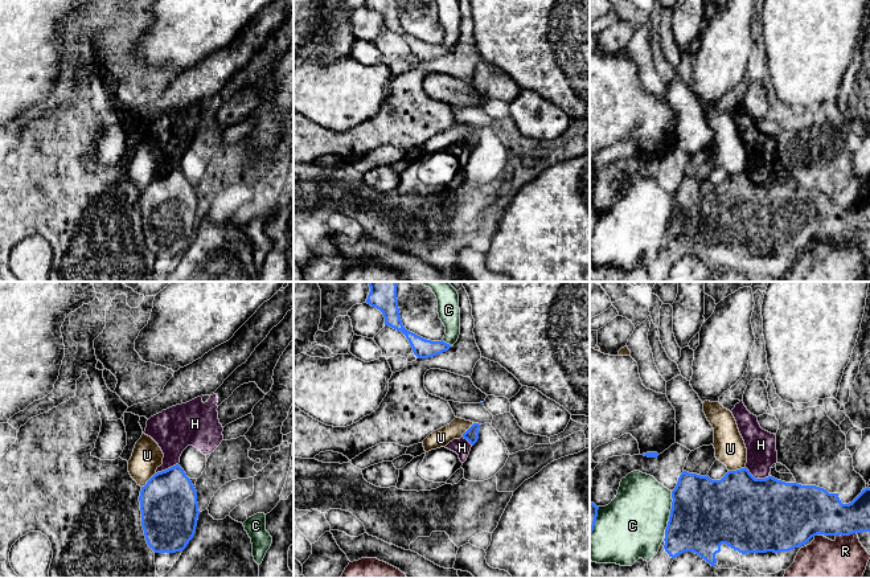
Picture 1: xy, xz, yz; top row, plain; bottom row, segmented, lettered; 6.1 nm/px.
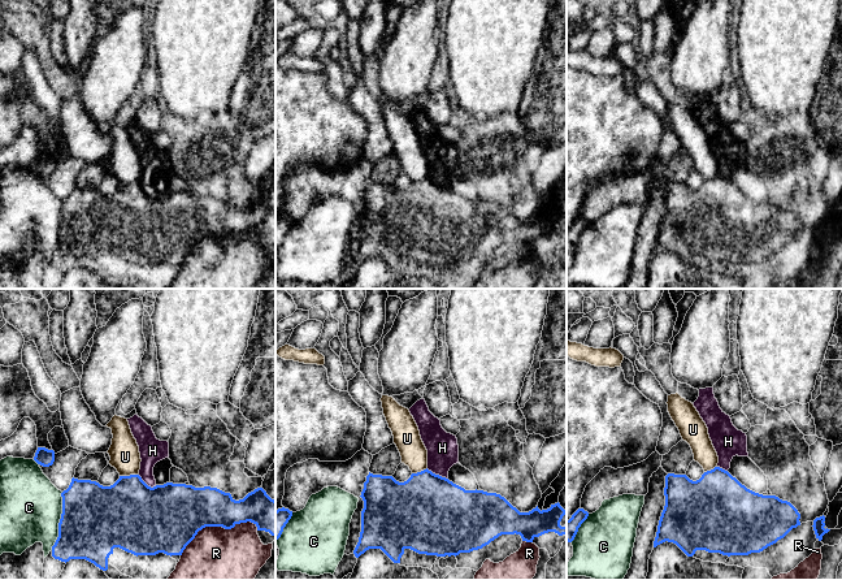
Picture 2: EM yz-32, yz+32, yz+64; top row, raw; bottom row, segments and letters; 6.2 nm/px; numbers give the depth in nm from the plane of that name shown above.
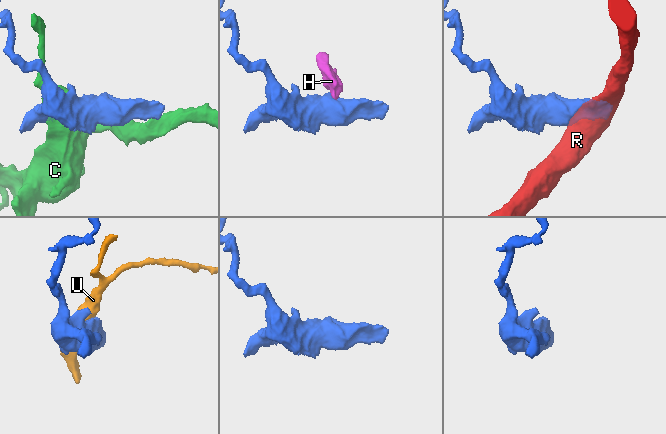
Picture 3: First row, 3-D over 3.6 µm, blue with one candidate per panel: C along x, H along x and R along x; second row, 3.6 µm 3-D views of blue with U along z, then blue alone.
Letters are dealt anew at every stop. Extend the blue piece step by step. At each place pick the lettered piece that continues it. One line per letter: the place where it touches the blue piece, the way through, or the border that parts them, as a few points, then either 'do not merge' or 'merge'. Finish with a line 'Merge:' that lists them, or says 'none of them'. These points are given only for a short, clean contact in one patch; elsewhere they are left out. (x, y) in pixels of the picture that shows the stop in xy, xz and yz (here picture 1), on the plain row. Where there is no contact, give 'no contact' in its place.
C: yz (669, 220) | do not merge
H: yz (756, 183) | along yz (745, 171), (755, 181), (768, 180) | do not merge
R: yz (846, 238) | do not merge
U: yz (737, 173) | do not merge
Merge: none of them

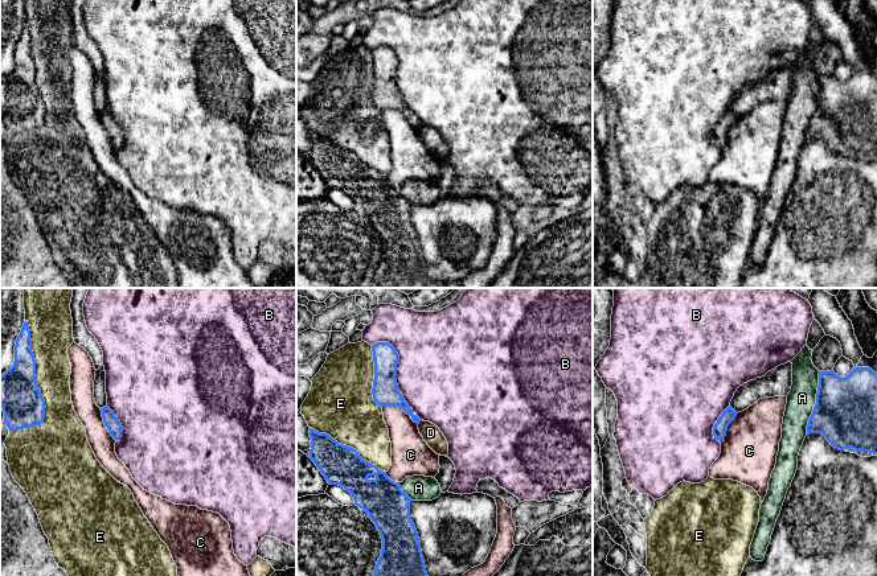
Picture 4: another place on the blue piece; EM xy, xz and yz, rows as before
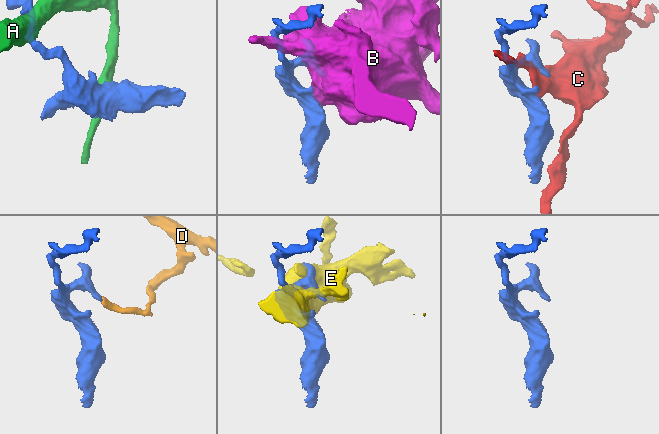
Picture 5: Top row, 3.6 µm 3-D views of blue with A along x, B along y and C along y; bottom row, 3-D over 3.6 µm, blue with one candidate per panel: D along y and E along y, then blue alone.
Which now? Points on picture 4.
A: yz (816, 107) | do not merge
B: xz (394, 78) | do not merge
C: xz (401, 111) | do not merge
D: xz (419, 126) | along xz (421, 124), (418, 128) | do not merge
E: xy (37, 91) | do not merge
Merge: none of them

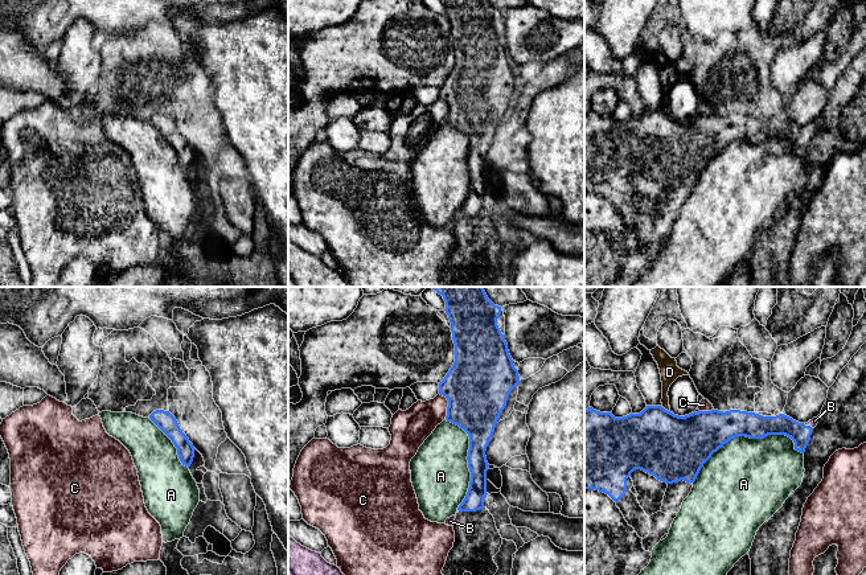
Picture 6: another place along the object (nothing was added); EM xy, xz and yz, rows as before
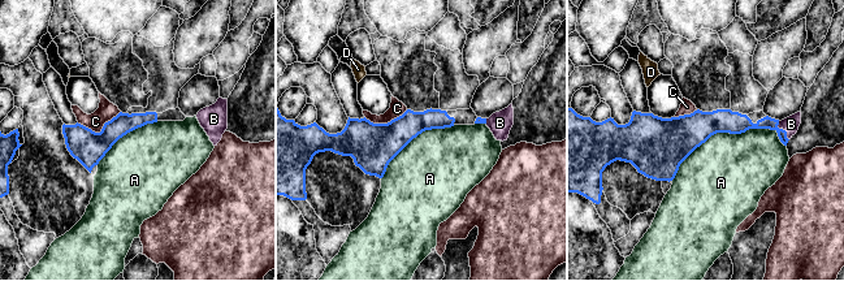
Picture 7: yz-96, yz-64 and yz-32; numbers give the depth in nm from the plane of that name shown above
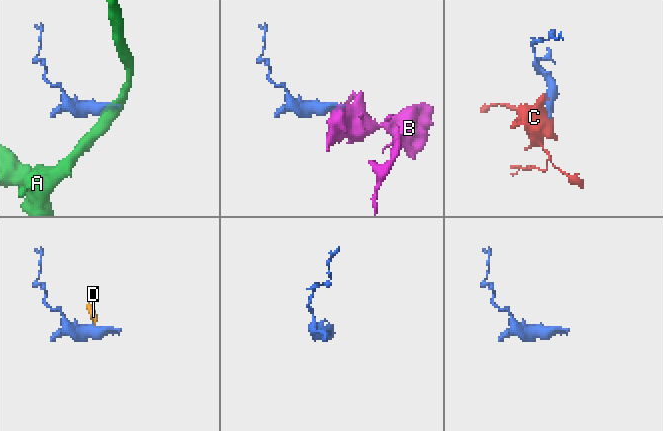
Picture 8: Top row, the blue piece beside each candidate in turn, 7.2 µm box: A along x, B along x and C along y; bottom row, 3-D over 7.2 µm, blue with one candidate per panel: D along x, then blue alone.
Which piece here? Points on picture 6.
A: yz (746, 140) | do not merge
B: yz (808, 130) | across yz (780, 128), (788, 131), (808, 130), (815, 124) | merge
C: xz (448, 110) | along xz (439, 97), (447, 105), (446, 123) | do not merge
D: yz (667, 114) | along yz (663, 110), (669, 115) | do not merge
Merge: B

